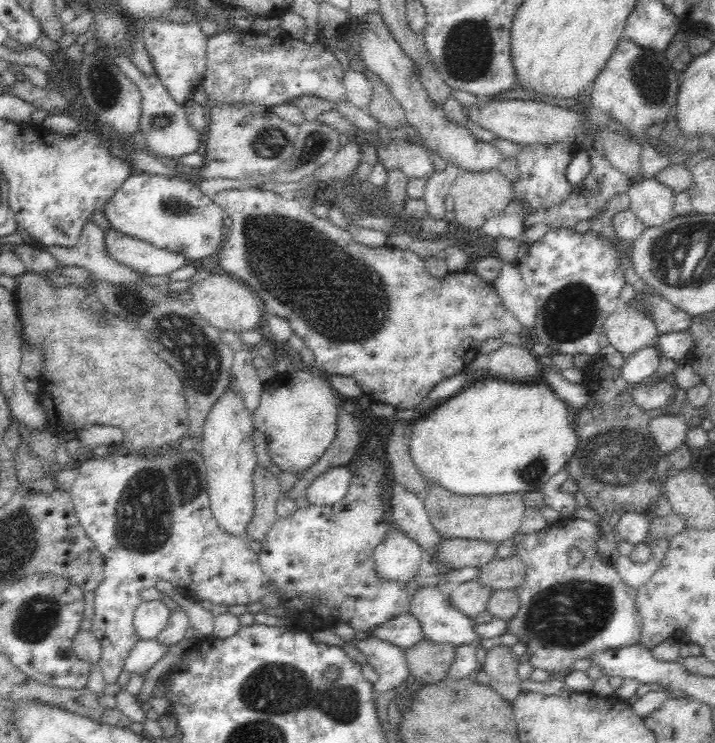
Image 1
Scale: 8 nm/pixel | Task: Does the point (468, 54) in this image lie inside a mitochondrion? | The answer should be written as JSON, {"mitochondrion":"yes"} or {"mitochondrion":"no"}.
{"mitochondrion":"yes"}

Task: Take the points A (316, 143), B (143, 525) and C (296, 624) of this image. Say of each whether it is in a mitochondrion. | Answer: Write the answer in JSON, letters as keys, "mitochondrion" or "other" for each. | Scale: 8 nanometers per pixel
{"A":"mitochondrion","B":"mitochondrion","C":"other"}

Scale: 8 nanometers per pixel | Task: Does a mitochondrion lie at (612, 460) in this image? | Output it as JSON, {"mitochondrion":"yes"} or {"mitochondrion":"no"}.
{"mitochondrion":"yes"}

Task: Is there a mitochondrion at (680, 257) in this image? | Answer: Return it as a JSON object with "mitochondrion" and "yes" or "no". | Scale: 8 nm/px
{"mitochondrion":"yes"}

